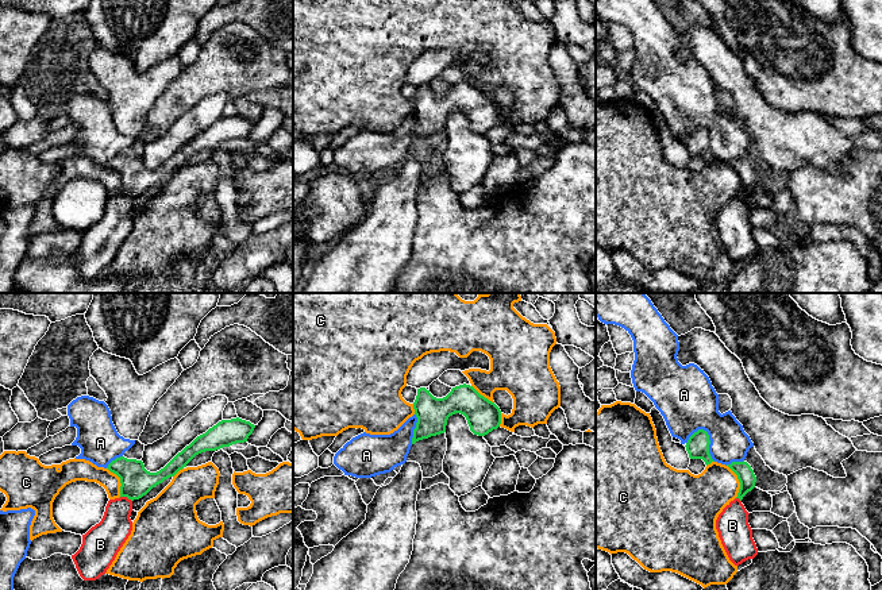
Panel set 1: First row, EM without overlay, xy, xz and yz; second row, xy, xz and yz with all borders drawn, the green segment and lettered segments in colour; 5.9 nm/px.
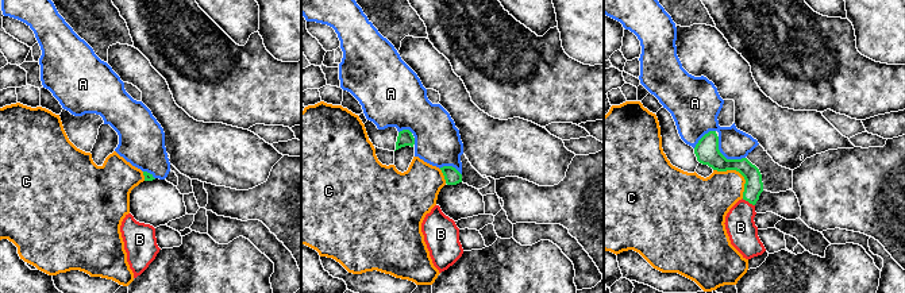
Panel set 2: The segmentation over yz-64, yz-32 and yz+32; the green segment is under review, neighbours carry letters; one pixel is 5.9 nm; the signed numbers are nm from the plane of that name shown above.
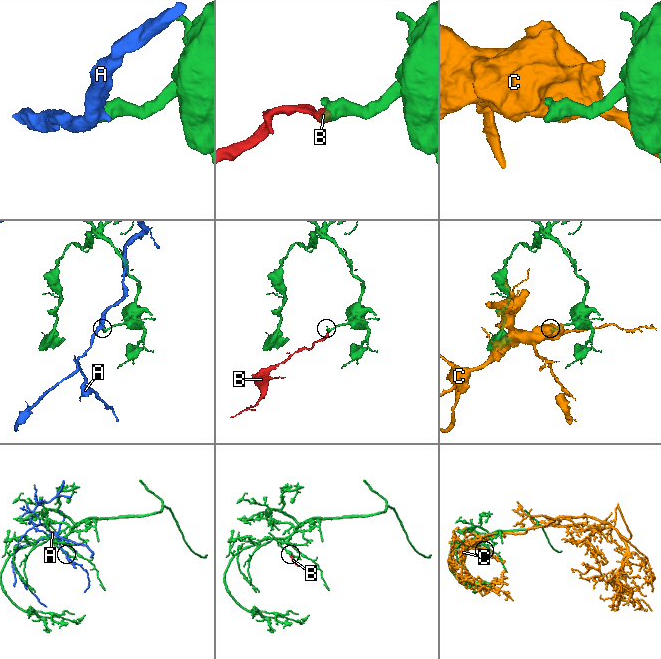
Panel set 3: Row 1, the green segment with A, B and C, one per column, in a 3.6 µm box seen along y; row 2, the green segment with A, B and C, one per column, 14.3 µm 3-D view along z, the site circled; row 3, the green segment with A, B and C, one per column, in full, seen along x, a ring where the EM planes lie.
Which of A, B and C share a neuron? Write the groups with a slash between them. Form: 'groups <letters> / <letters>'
groups A / B / C

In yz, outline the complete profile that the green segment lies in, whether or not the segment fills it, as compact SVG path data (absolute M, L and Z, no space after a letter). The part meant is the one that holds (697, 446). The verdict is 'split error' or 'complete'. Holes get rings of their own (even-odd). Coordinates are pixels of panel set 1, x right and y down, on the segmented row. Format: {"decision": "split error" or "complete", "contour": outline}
{"decision": "complete", "contour": "M698 429L689 437L685 447L690 459L702 459L708 466L715 462L709 454L709 444L710 440L708 432Z"}

